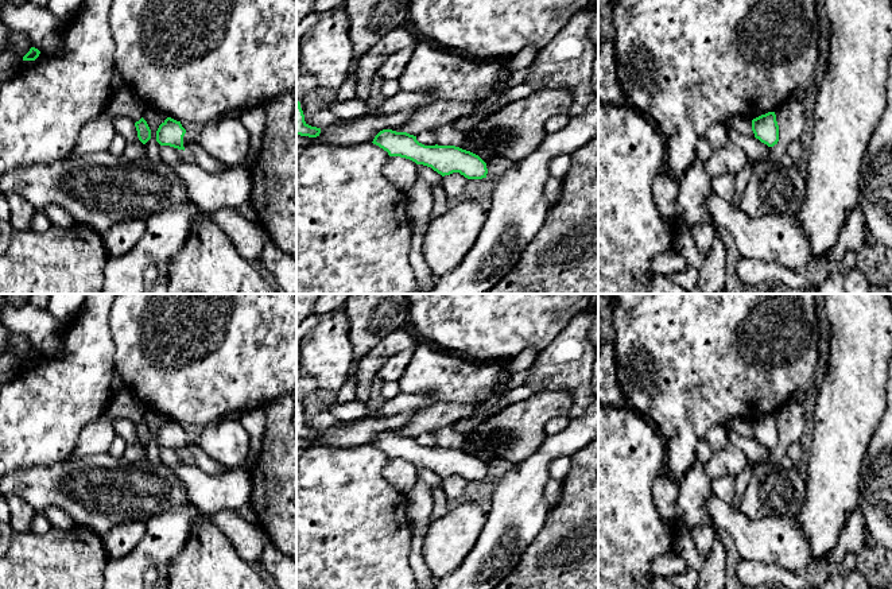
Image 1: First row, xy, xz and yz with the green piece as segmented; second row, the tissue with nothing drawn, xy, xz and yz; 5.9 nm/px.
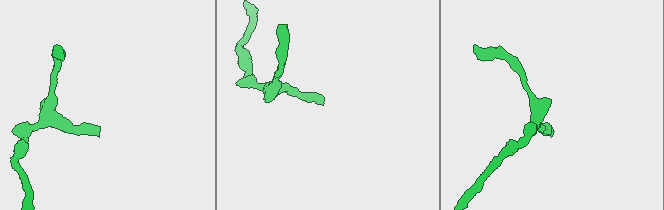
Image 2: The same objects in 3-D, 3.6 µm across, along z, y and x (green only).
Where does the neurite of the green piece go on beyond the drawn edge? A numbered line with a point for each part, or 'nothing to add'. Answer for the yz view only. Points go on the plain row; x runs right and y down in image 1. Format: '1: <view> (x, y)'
nothing to add

